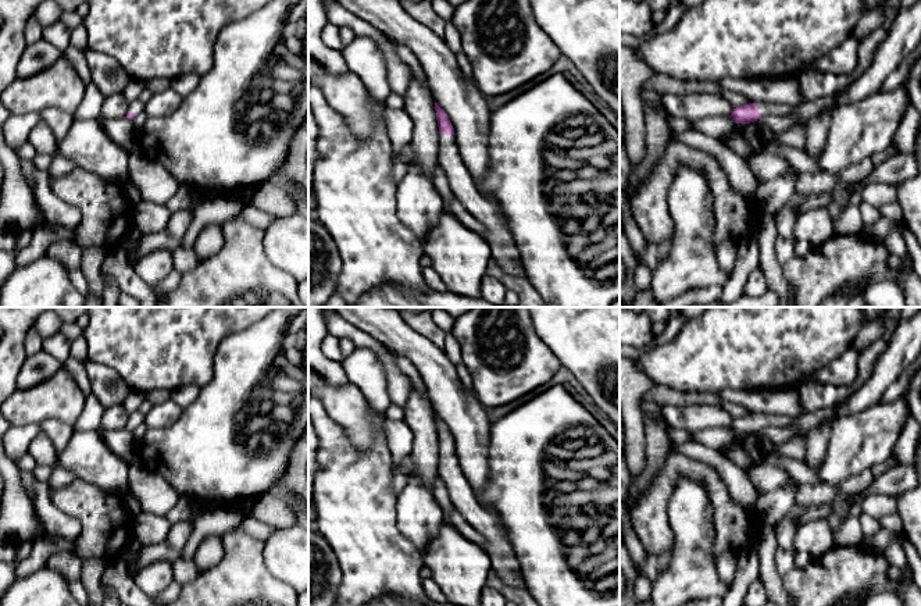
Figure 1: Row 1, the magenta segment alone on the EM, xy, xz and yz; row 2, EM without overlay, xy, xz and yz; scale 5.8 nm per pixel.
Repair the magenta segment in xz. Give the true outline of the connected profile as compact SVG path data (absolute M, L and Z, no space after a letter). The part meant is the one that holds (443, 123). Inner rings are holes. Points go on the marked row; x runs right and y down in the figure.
M436 101L435 111L440 133L438 164L445 170L454 197L485 227L486 242L490 246L490 259L506 272L526 278L520 252L506 220L500 215L496 204L488 202L479 193L454 142L454 128L446 111Z

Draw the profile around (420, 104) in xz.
M413 71L404 110L413 120L411 146L415 154L411 163L432 181L432 172L438 165L440 136L435 100L429 86L421 82Z

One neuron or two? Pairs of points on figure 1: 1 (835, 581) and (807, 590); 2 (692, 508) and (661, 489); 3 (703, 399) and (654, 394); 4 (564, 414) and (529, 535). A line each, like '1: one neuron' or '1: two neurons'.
1: one neuron
2: two neurons
3: one neuron
4: one neuron

